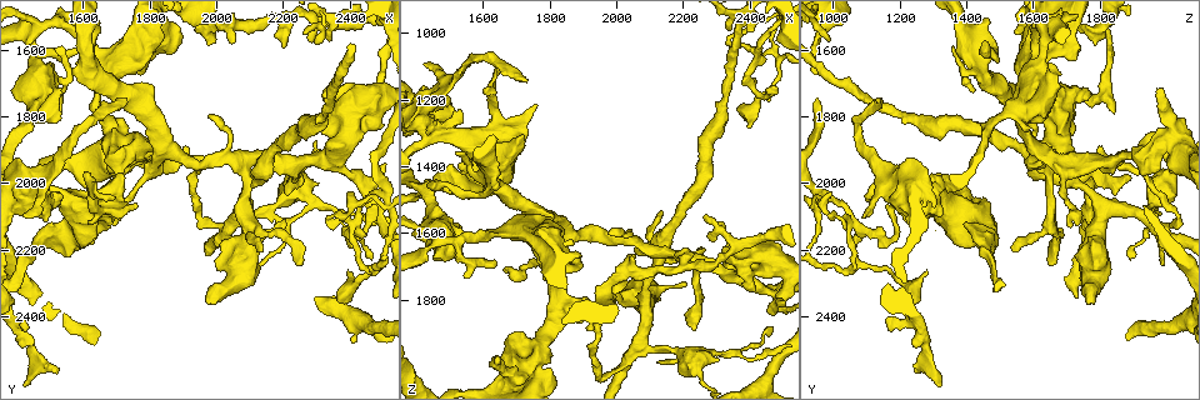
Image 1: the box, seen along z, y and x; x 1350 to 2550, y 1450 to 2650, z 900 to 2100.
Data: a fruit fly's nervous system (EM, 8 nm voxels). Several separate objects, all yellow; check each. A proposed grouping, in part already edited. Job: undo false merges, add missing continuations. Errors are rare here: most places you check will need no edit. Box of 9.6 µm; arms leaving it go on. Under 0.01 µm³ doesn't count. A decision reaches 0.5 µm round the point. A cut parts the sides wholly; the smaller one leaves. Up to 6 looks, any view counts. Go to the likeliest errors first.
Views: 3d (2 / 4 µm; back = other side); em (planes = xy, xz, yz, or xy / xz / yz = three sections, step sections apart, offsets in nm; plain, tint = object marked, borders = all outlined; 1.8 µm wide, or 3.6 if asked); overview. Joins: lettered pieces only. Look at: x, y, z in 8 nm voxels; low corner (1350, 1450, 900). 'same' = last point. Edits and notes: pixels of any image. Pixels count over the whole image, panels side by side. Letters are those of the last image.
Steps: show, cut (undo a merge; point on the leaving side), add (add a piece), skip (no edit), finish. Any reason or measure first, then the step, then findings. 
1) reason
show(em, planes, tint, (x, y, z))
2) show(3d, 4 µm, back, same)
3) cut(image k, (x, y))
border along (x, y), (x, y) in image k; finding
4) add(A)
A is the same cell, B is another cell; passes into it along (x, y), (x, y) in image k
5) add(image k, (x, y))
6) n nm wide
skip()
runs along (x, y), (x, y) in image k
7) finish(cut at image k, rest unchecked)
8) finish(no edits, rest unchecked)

looks like a crossing
show(em, xz, step 4, tint, (2140, 1940, 1650))

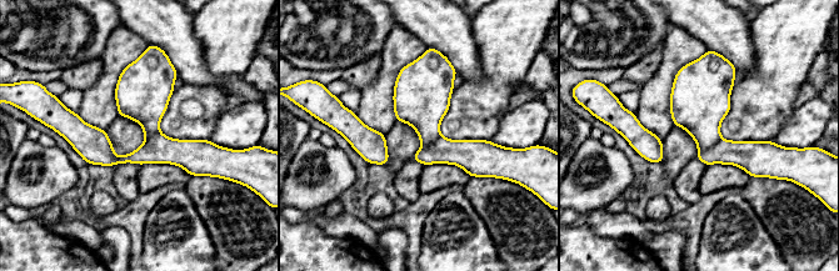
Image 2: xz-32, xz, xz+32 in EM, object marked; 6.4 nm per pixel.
cut it another way
show(em, planes, borders, same)

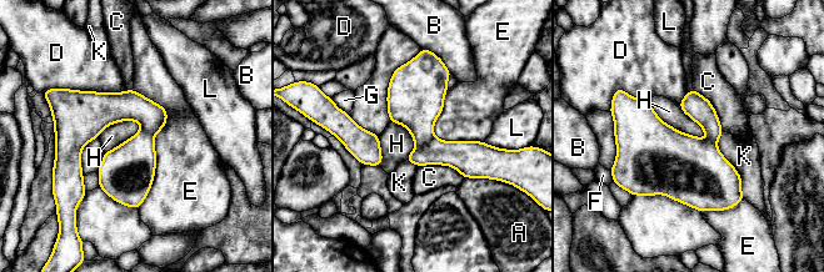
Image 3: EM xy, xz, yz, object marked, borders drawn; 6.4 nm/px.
cut(image 3, (415, 105))
A, B, C, D, E, F, G, H, K and L are other cells; a second neuron is stuck on

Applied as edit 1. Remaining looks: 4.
thick turns thin
show(em, 3.6 µm, yz, step 8, tint, (1740, 1900, 2000))

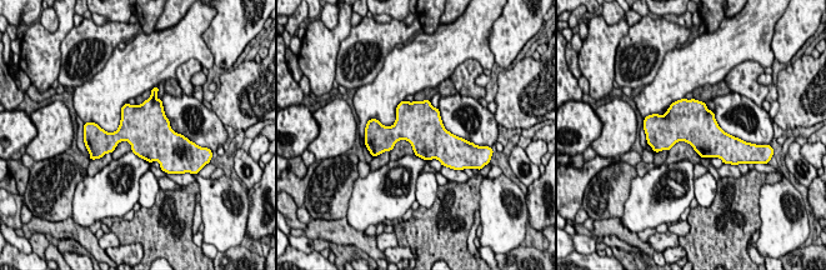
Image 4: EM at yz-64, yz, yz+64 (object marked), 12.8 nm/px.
cut it another way
show(em, 3.6 µm, planes, borders, same)

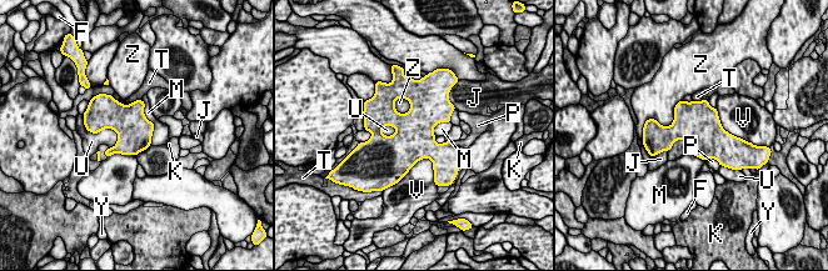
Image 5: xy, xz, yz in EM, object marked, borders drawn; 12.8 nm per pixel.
460 nm wide; M touches over 600 nm
skip()
F, J, K, M, P, T, U, V, Y and Z are other cells; all the same neuron

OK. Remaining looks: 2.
thin end
show(3d, 2 µm, back, (1530, 2560, 1260))

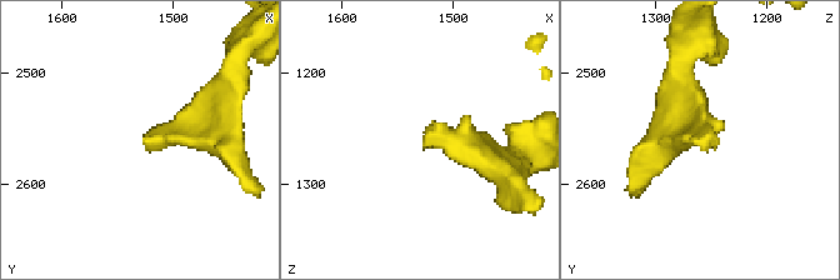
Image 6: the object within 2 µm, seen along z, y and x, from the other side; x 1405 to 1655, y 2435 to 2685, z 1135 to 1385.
show(em, xy, step 4, borders, (1526, 2562, 1264))

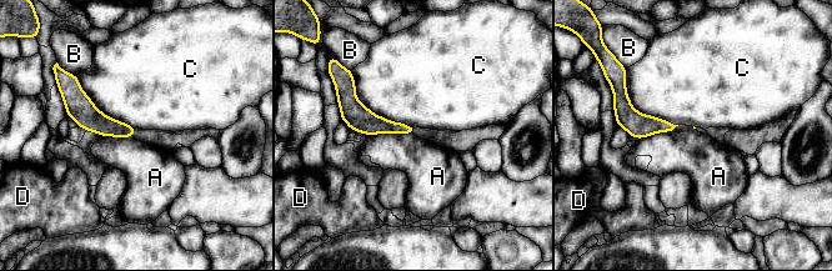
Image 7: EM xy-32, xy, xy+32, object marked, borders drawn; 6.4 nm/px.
skip()
A, B, C and D are other cells; border along (412, 133), (377, 133), (372, 135) in image 7; no lettered piece goes on from it

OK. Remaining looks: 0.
finish(cut at image 3, rest unchecked)

